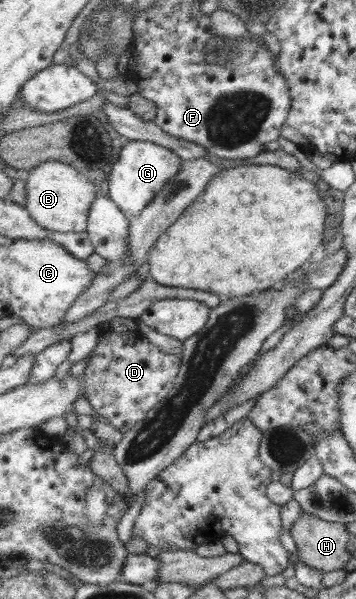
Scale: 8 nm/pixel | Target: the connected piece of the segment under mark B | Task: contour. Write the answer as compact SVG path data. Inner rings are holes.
M46 161L29 171L26 179L28 200L26 208L31 217L49 231L86 231L90 209L99 195L99 187L93 185L81 171L67 163Z

